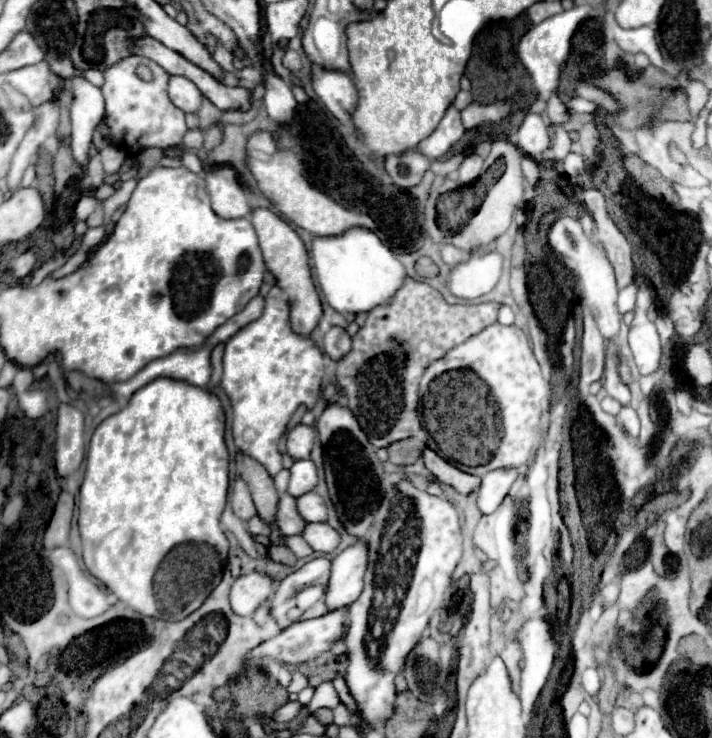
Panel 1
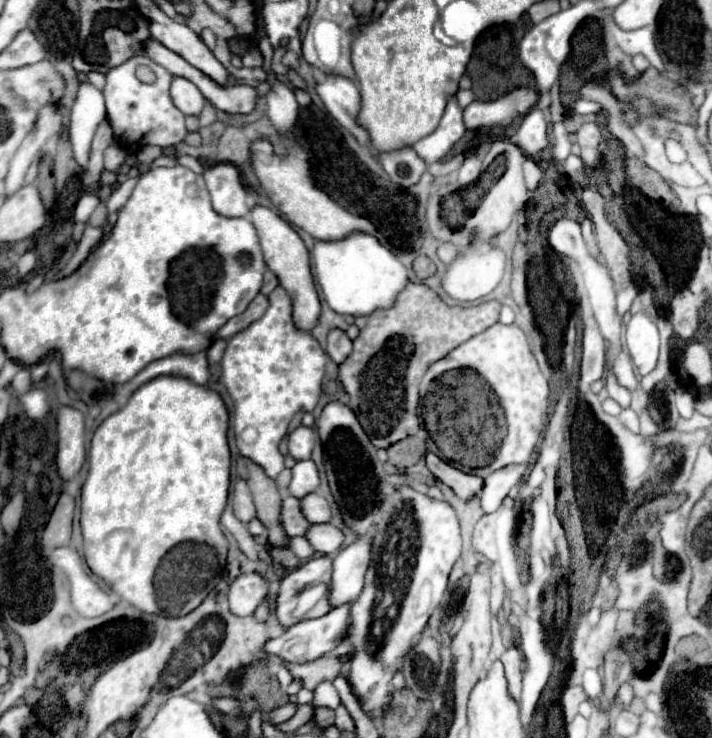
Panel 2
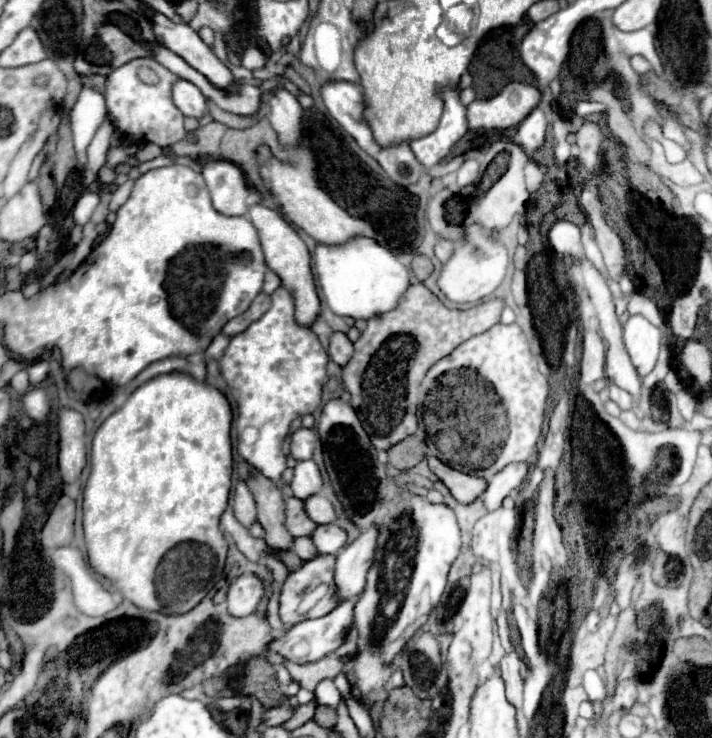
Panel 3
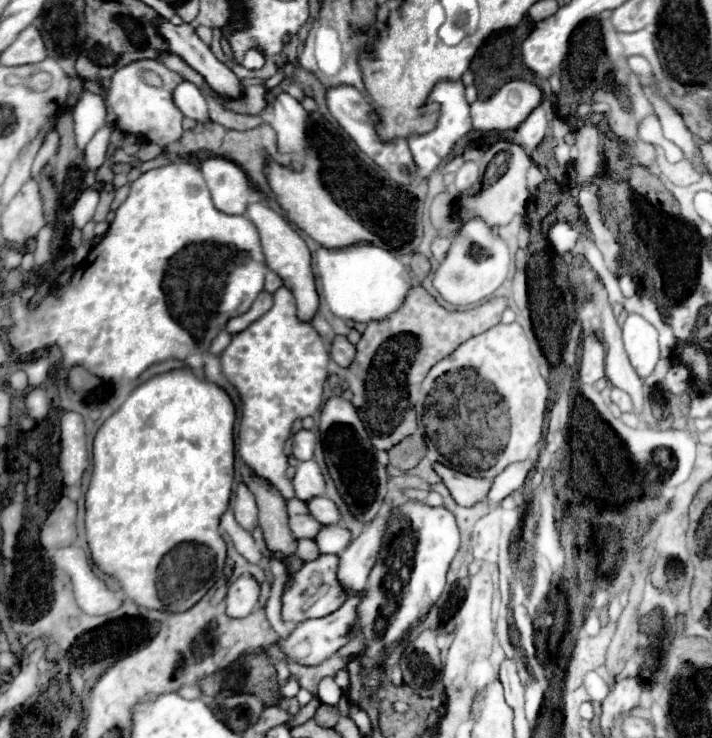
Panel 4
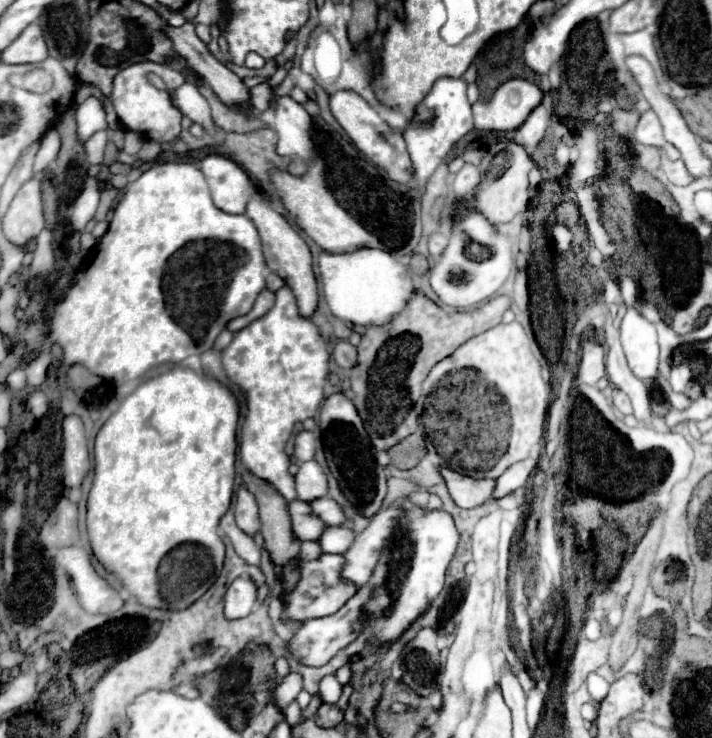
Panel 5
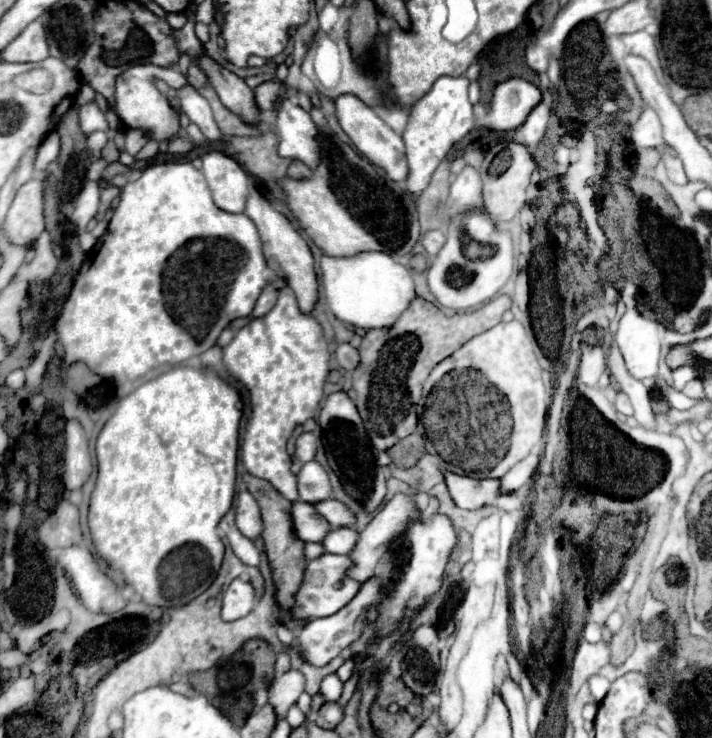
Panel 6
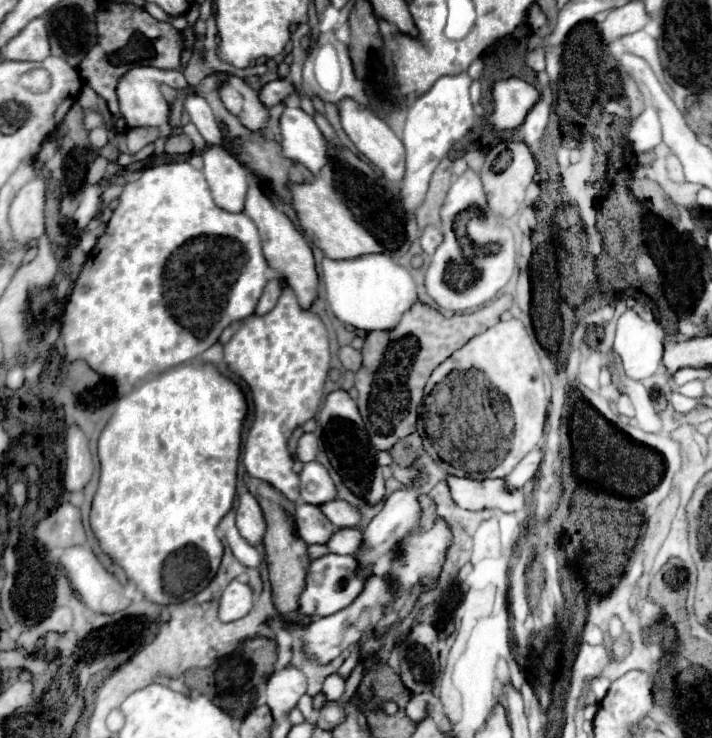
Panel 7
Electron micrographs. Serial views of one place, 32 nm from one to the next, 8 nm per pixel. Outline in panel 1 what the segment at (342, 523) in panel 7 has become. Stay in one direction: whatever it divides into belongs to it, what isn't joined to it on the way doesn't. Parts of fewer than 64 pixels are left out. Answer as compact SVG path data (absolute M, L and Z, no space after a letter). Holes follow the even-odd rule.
M306 492L304 496L296 498L296 508L306 522L324 522L328 514L324 500L316 492Z

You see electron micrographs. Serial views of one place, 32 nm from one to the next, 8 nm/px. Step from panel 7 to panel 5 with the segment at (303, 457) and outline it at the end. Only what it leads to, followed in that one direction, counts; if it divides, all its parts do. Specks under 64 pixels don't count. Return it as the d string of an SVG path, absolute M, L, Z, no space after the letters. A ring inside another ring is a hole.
M302 430L298 436L296 436L296 442L294 442L294 456L300 460L300 462L306 462L306 460L312 460L314 458L314 434L308 432L308 430Z

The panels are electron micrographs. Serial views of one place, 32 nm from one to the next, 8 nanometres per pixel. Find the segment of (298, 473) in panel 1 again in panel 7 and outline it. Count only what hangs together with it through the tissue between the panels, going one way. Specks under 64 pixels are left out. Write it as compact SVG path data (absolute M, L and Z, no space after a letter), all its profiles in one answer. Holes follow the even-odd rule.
M316 460L304 464L300 472L300 498L314 506L336 498L336 488L328 476L328 470Z

